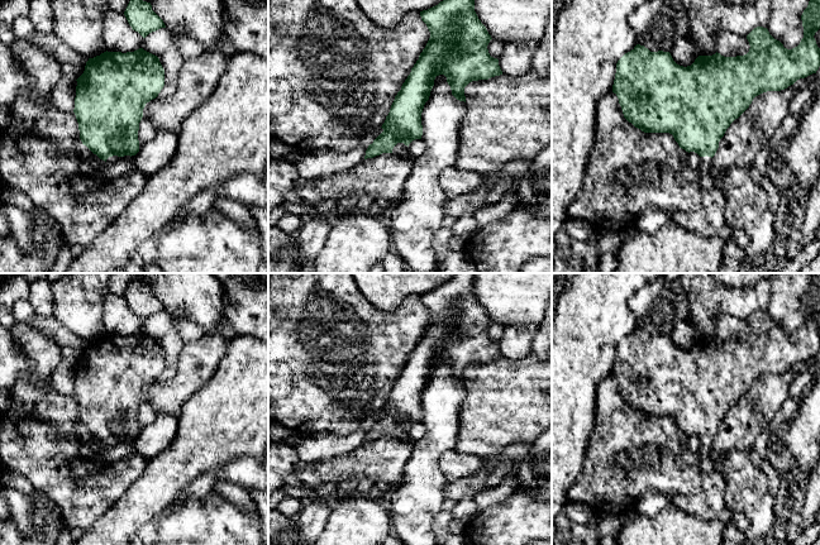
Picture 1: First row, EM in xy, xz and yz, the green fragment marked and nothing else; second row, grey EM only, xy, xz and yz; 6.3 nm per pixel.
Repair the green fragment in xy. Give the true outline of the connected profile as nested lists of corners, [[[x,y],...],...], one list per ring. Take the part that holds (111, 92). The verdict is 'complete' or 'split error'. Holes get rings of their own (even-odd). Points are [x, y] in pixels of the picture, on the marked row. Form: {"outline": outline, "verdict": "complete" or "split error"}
{"outline": [[[143,48],[134,52],[104,52],[89,58],[84,73],[76,80],[75,109],[80,139],[108,164],[139,152],[138,130],[147,102],[165,86],[165,70],[159,58]]], "verdict": "split error"}

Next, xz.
{"outline": [[[443,0],[433,8],[420,11],[420,16],[430,32],[430,38],[395,96],[390,113],[381,126],[383,132],[368,145],[364,159],[382,153],[392,153],[404,158],[411,157],[409,144],[415,139],[421,139],[421,113],[437,76],[444,75],[452,95],[466,102],[464,87],[469,82],[502,75],[499,59],[488,53],[487,46],[492,38],[475,11],[475,0]]], "verdict": "split error"}

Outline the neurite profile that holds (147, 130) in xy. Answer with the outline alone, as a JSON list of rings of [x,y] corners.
[[[151,119],[140,120],[138,130],[139,149],[143,144],[151,142],[156,137],[157,130],[158,129],[153,125]]]

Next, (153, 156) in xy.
[[[167,129],[157,130],[156,137],[143,144],[134,157],[137,171],[146,177],[159,172],[172,159],[178,145],[178,134]]]

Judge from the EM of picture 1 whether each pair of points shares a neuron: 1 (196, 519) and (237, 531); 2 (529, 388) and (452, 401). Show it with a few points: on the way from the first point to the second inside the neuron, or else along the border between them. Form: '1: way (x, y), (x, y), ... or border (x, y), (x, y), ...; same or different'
1: way (206, 525), (227, 525); same
2: border (466, 386), (466, 398), (457, 428); different

